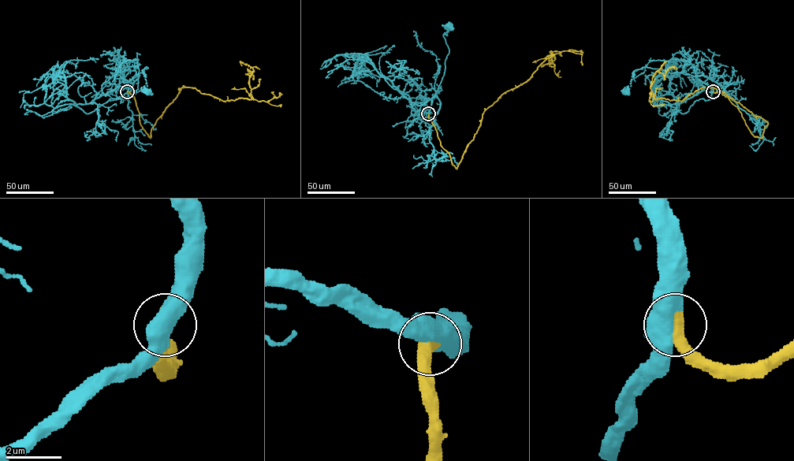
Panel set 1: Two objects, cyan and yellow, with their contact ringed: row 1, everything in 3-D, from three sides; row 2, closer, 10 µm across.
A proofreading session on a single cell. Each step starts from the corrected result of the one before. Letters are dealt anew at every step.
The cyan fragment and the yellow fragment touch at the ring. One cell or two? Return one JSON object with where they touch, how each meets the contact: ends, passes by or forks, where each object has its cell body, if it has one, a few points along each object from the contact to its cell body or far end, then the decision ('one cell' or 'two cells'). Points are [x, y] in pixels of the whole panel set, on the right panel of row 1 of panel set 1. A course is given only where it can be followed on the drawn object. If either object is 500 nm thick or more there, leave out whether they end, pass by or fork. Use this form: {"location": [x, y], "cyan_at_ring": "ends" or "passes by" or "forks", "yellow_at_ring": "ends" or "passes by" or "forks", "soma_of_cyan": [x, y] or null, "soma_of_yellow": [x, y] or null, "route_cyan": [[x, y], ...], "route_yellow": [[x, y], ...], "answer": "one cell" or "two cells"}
{"location": [713, 91], "soma_of_cyan": [625, 91], "soma_of_yellow": null, "route_cyan": [[713, 91], [711, 86], [690, 75], [646, 67], [635, 70], [631, 86], [625, 91]], "route_yellow": [[713, 91], [762, 137], [768, 123], [713, 87], [682, 101], [655, 99], [653, 76], [676, 69]], "answer": "one cell"}

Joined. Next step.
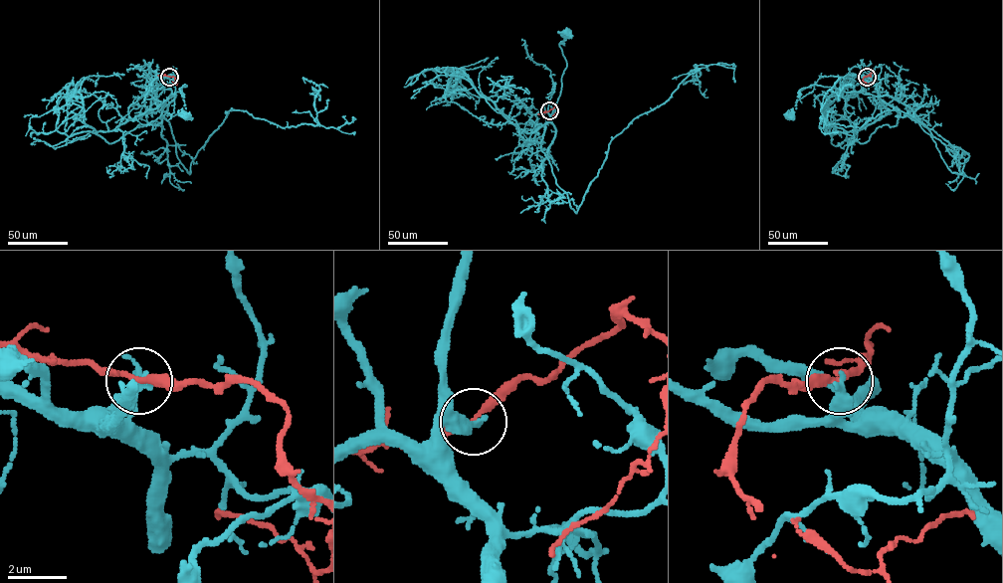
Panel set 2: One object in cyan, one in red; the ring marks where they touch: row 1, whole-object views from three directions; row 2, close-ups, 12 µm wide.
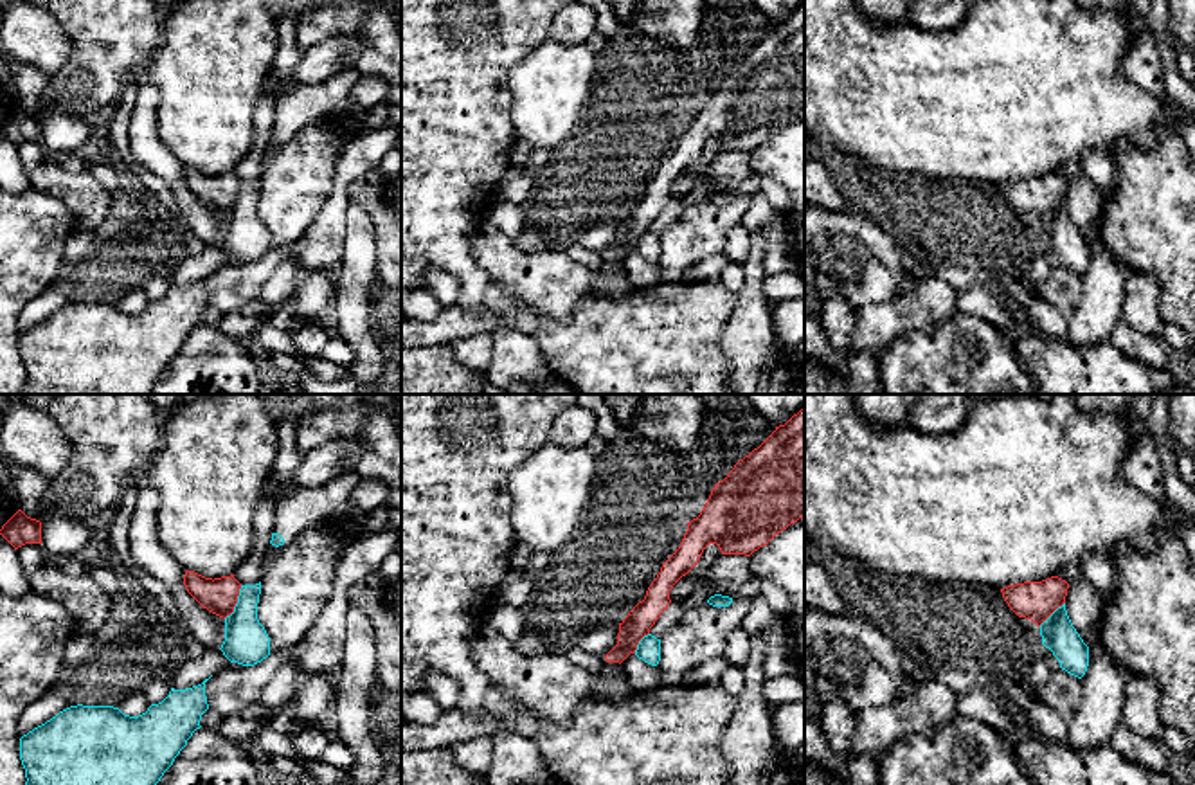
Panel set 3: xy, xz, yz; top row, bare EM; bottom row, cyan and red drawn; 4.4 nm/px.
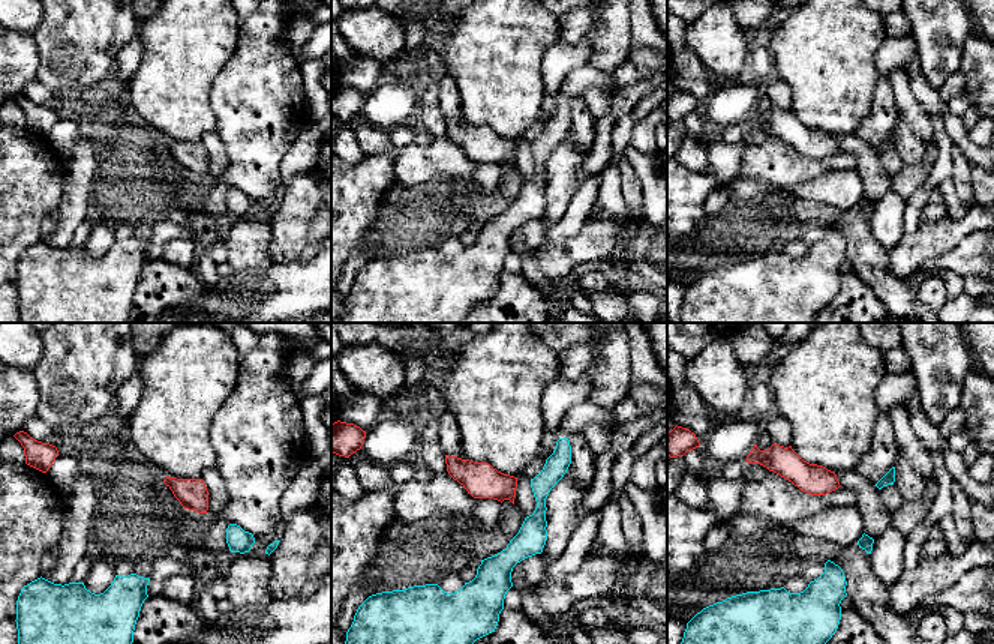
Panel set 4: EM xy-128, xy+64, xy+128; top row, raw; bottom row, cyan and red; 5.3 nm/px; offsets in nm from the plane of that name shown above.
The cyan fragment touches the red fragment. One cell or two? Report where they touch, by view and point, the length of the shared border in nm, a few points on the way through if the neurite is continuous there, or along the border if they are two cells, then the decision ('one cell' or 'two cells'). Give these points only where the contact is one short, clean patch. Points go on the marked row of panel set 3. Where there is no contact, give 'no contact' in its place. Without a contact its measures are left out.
meets cyan in xy at (236, 604); contact 170 nm long; border along xy (242, 586), (234, 609), (224, 618); two cells

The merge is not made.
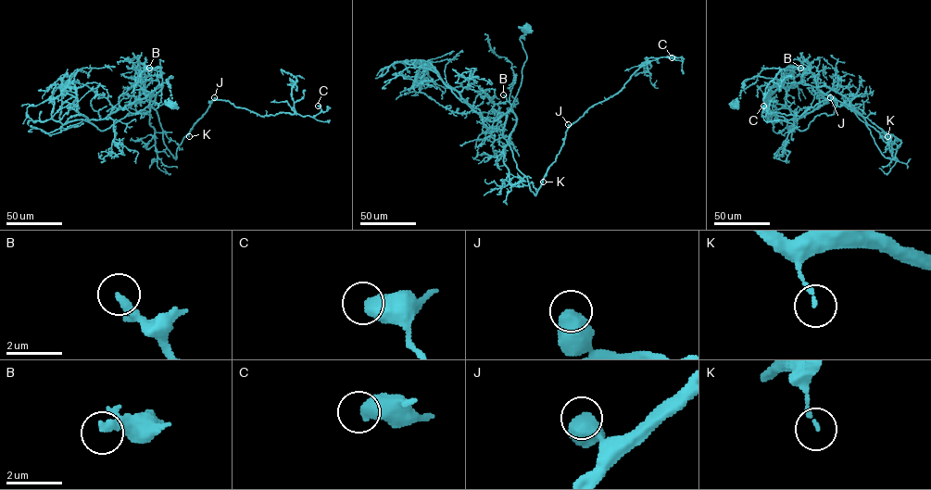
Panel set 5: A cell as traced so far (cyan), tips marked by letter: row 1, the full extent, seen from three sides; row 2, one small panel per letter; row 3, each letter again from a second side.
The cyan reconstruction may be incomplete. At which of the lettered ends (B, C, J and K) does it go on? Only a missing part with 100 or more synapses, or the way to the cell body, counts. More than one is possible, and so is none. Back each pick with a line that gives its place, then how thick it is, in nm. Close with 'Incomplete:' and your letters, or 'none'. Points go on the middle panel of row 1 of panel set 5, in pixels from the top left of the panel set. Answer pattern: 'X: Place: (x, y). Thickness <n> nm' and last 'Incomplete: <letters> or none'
B: Place: (503, 94). Thickness 320 nm
Incomplete: B

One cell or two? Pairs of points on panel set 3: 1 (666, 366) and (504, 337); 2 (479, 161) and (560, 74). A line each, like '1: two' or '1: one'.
1: two
2: two

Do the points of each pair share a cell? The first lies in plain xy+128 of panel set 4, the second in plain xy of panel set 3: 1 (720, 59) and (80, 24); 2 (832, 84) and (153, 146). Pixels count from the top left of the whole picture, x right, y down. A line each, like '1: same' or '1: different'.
1: different
2: different

